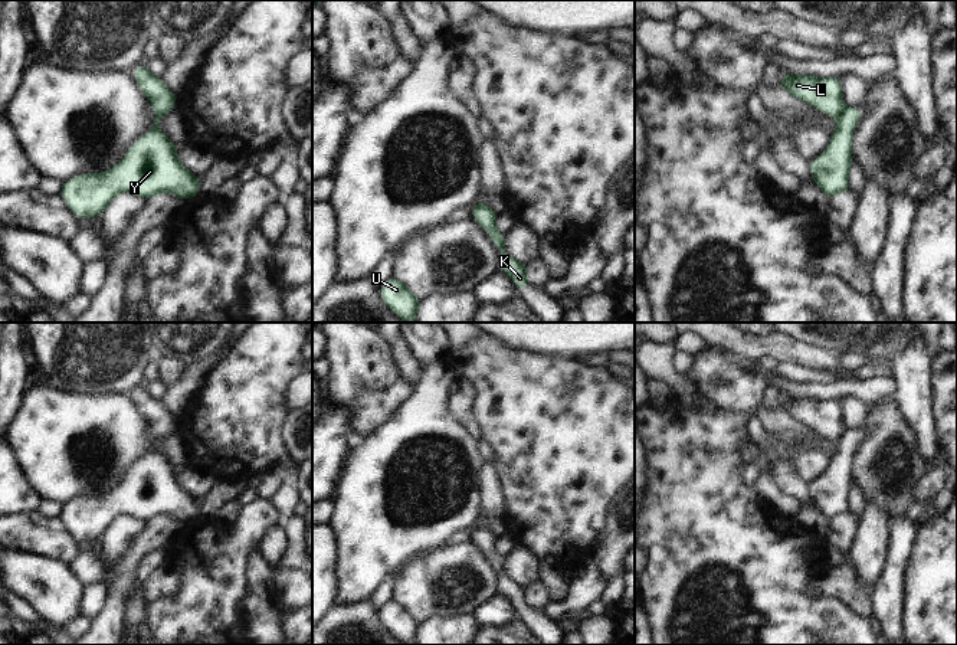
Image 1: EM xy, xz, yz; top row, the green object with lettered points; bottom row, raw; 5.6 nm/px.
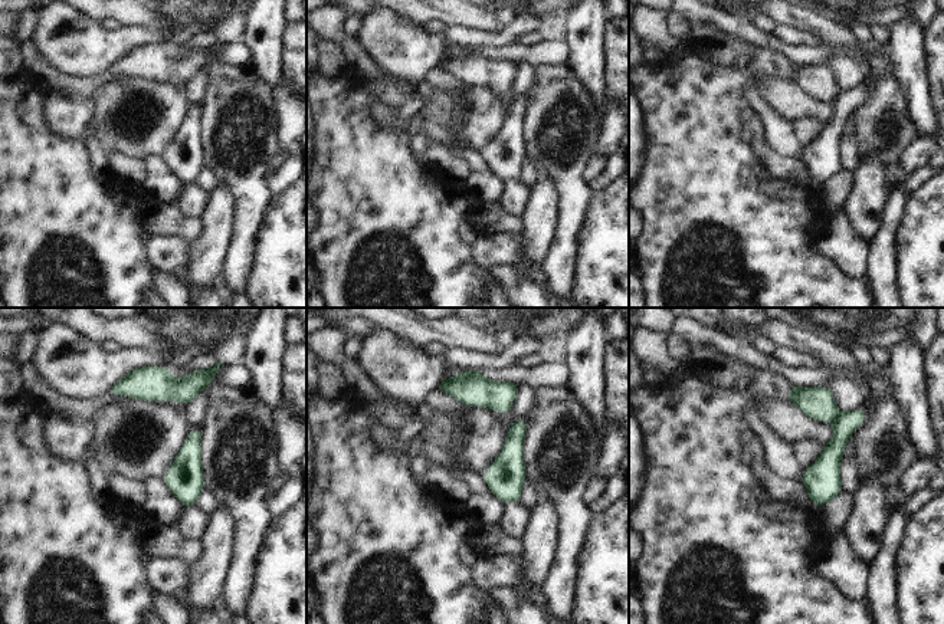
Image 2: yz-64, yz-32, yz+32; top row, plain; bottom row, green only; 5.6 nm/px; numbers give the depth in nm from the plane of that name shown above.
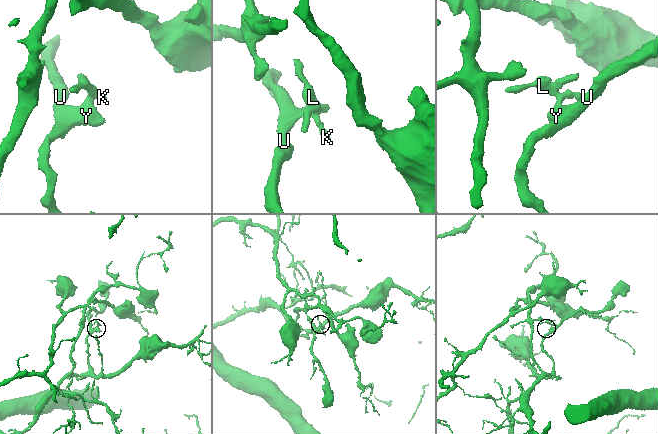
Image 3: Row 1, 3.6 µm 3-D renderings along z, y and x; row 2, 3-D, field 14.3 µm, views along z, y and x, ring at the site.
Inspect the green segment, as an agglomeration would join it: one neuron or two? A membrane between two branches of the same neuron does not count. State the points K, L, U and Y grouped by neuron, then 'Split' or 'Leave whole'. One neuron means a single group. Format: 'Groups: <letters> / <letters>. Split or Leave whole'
Groups: K U Y / L. Split

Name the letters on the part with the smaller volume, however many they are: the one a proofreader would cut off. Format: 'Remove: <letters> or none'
Remove: L

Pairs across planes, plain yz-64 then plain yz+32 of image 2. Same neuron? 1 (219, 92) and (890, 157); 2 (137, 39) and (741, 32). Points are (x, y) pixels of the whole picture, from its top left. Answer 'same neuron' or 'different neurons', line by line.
1: same neuron
2: different neurons

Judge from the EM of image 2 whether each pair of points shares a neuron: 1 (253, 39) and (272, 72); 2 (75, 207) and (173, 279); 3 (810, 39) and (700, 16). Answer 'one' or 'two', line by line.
1: one
2: two
3: two

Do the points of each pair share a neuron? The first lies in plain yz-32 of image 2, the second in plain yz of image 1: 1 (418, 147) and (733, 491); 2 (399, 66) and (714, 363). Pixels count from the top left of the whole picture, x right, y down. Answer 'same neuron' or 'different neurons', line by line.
1: different neurons
2: same neuron

